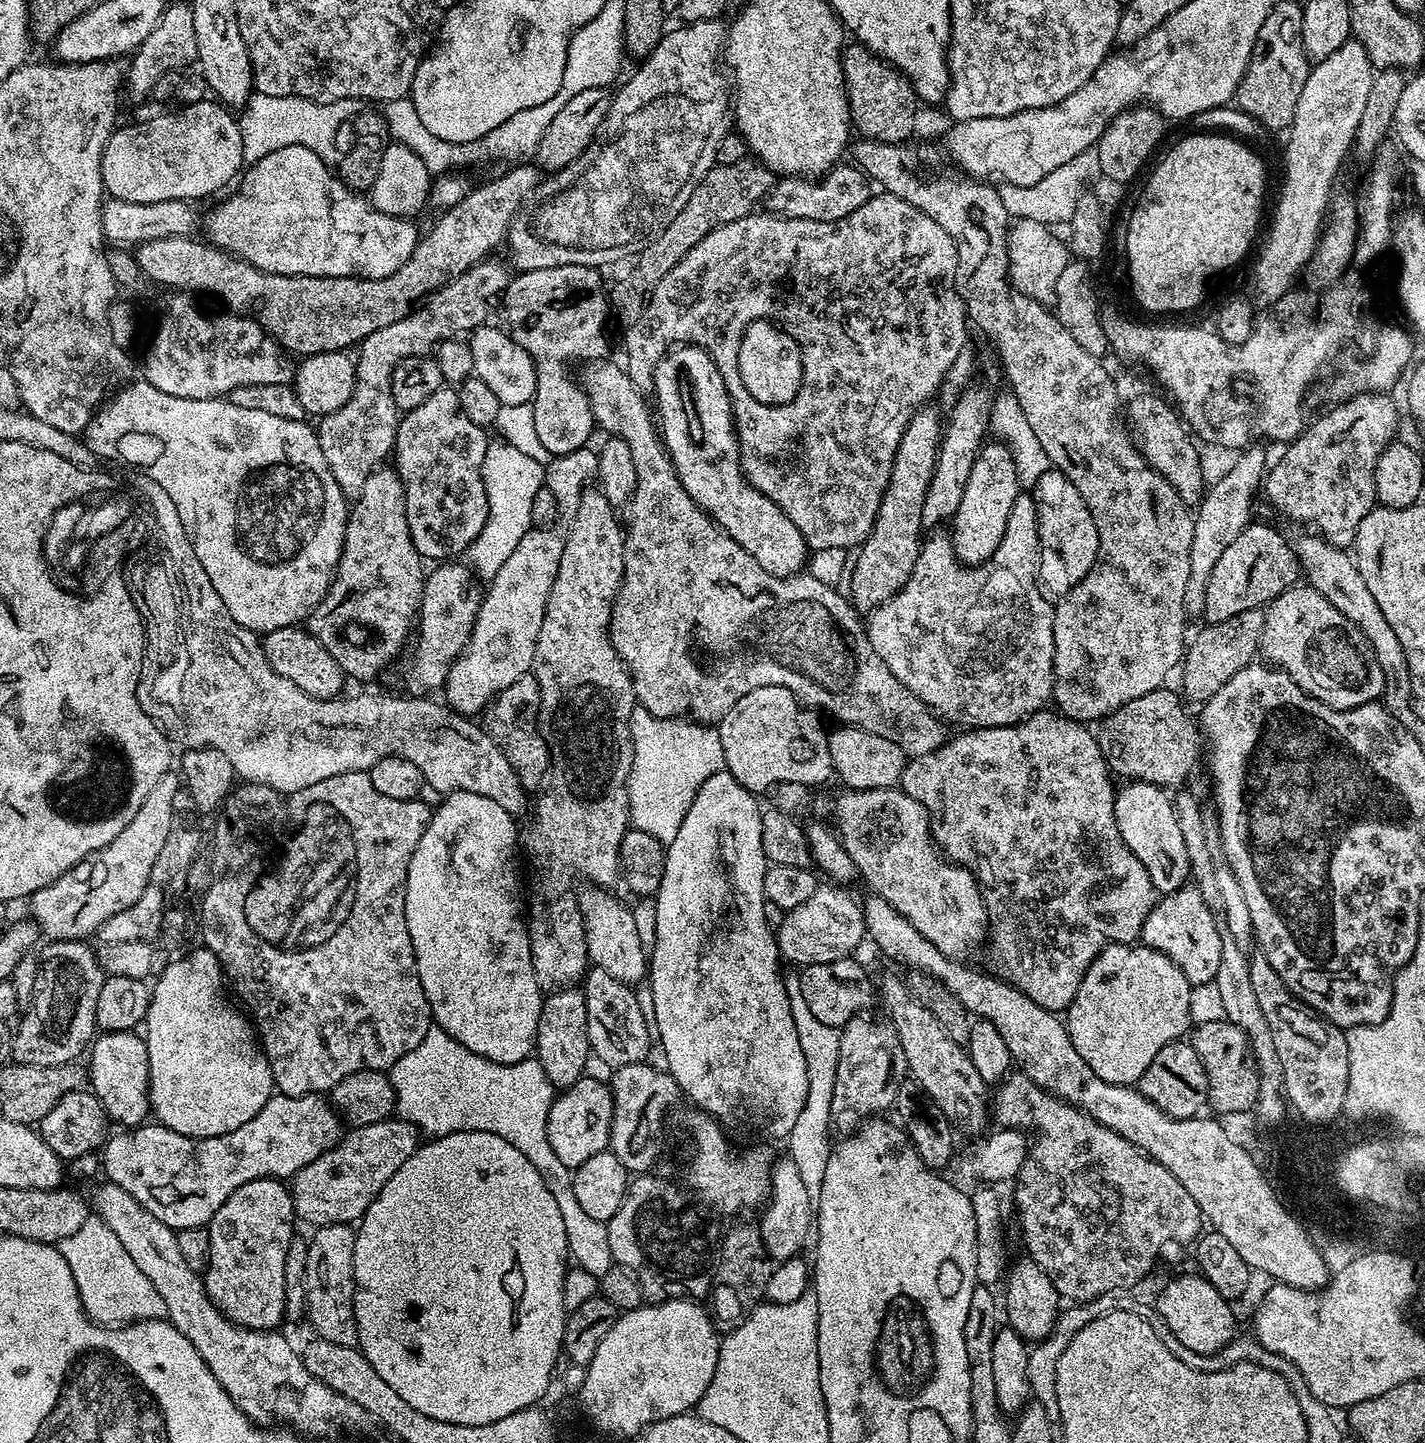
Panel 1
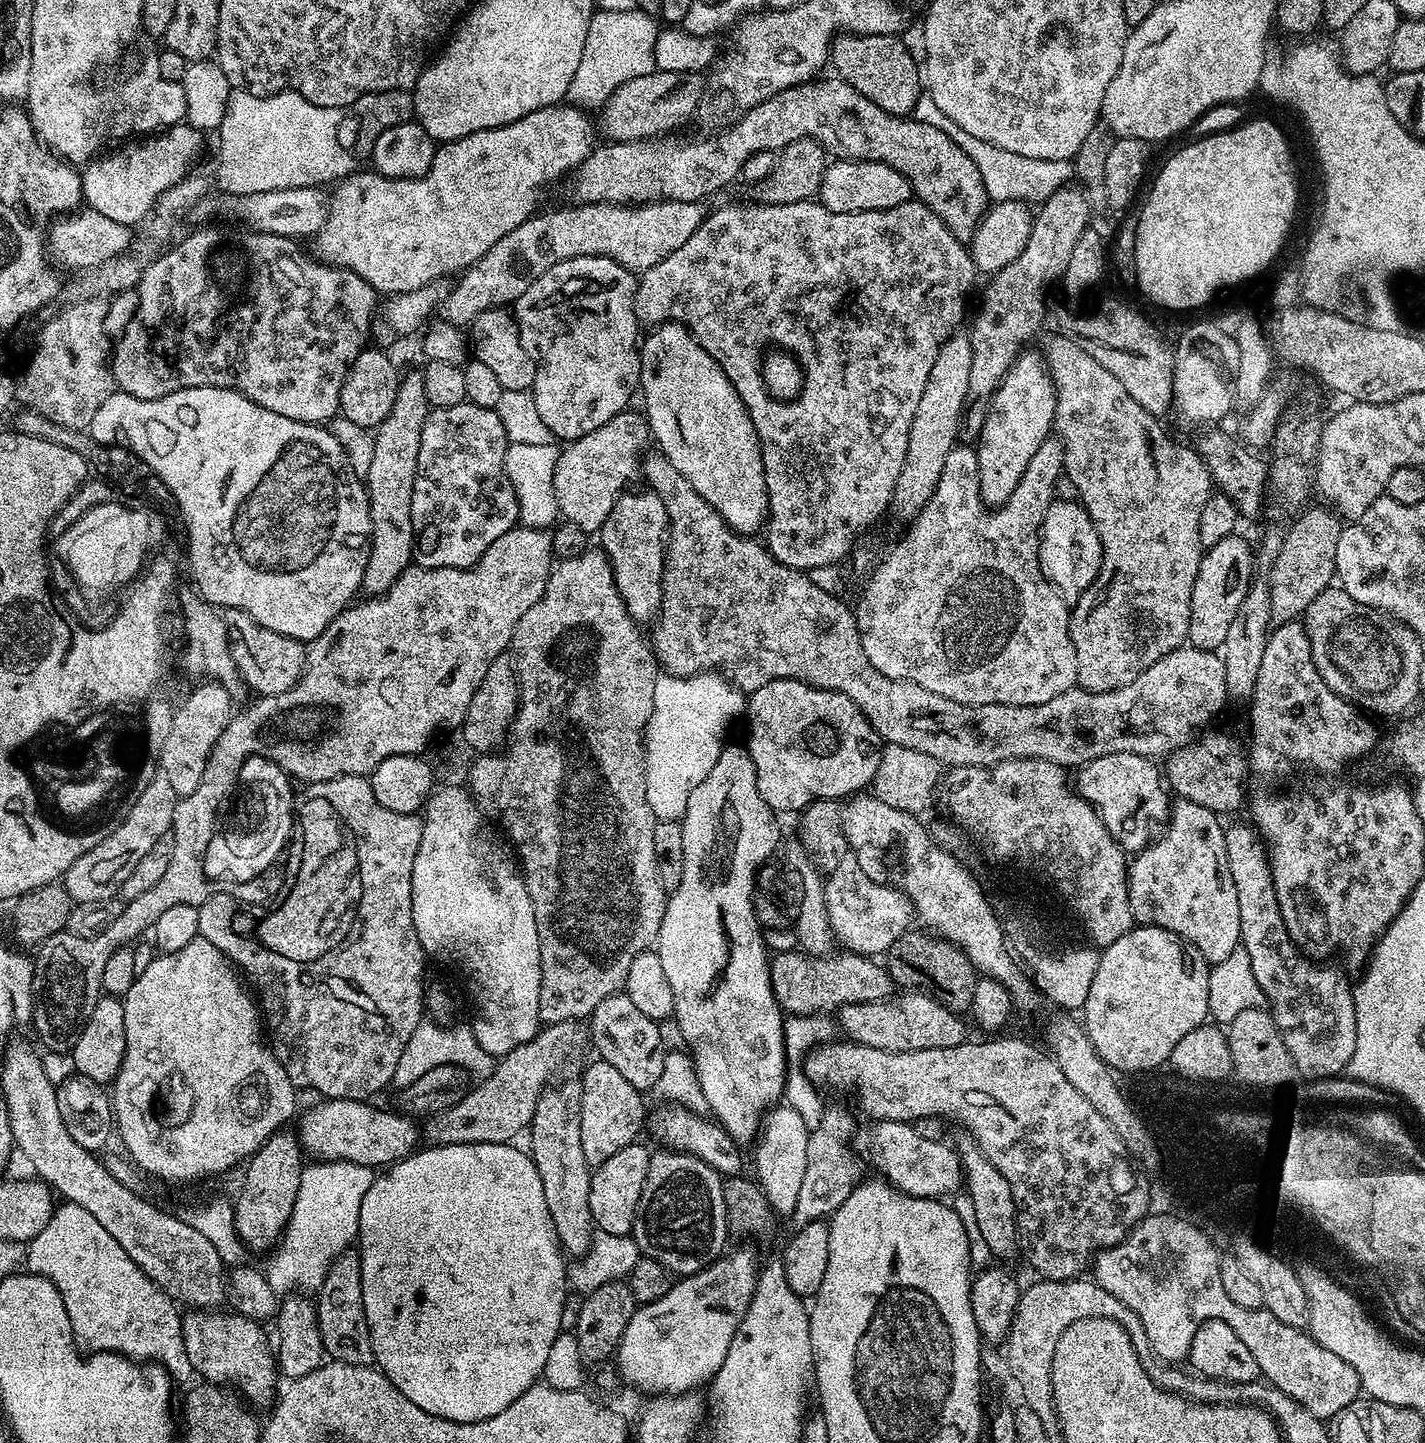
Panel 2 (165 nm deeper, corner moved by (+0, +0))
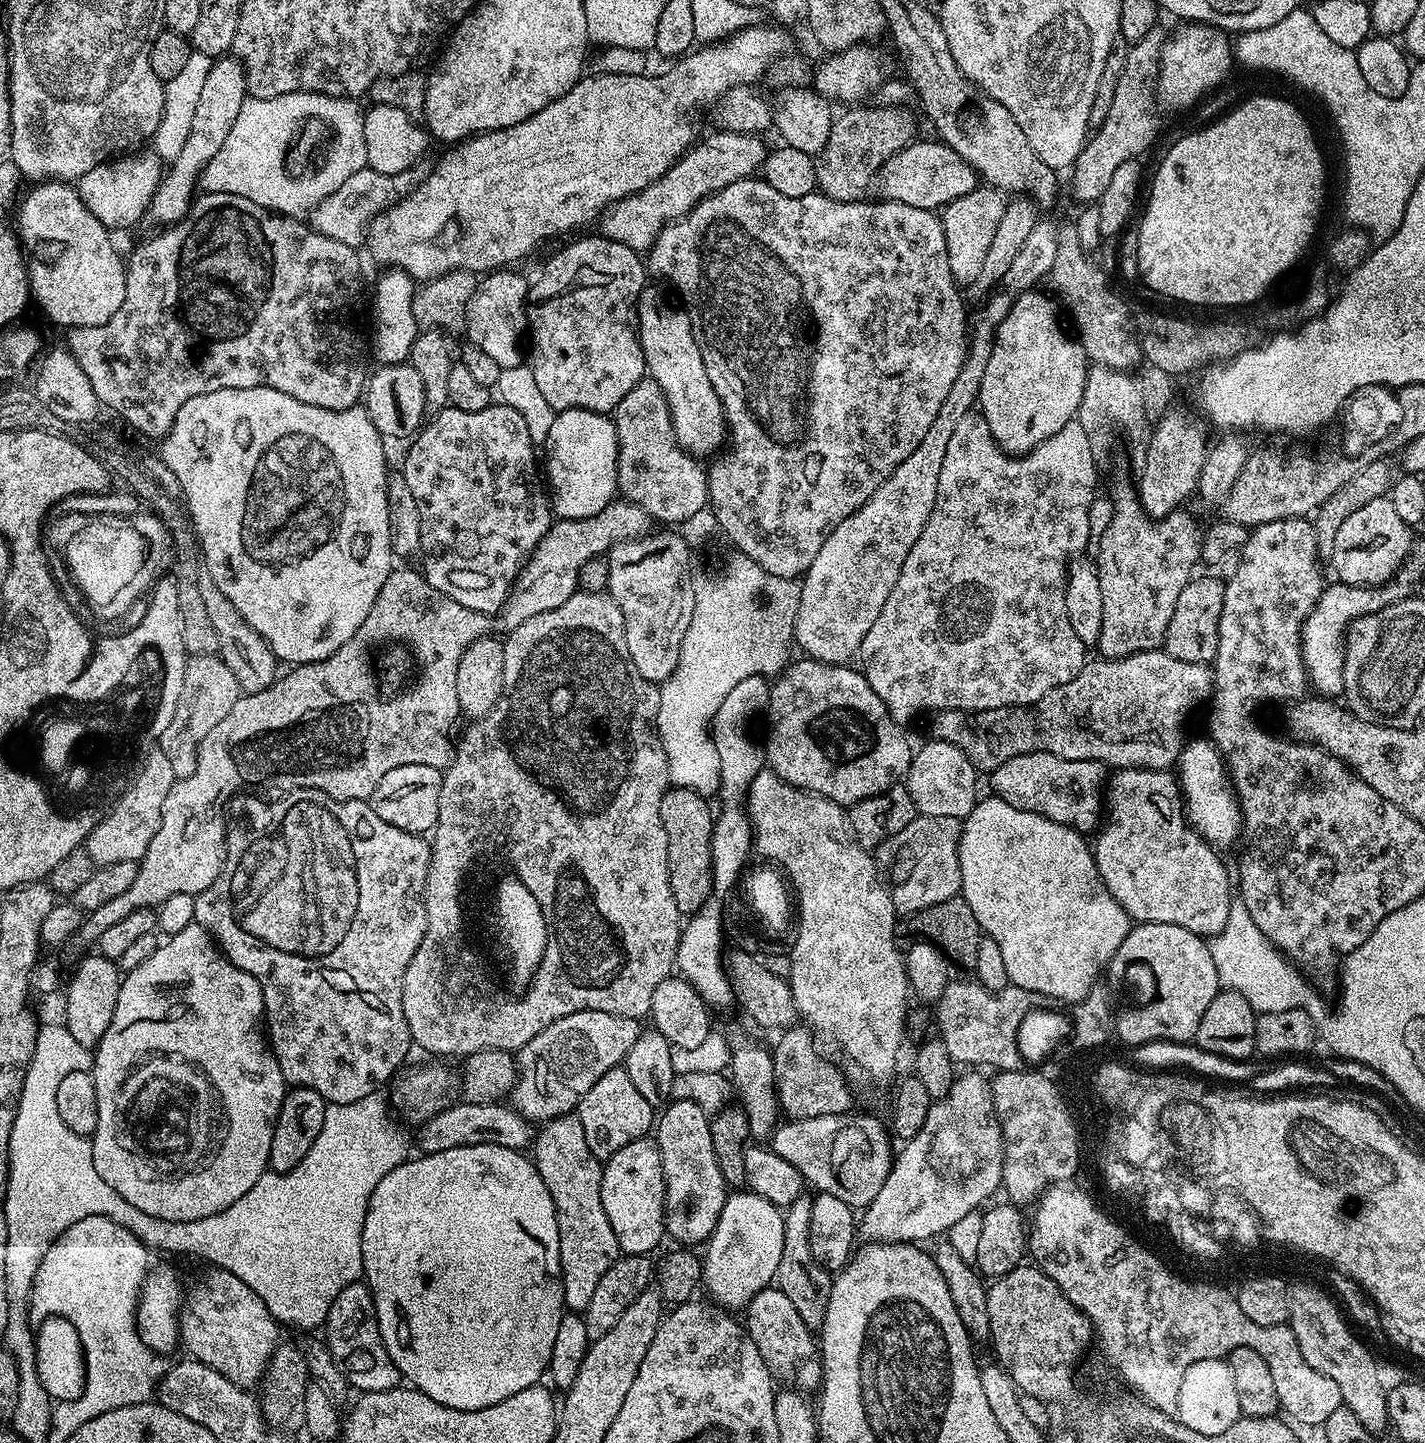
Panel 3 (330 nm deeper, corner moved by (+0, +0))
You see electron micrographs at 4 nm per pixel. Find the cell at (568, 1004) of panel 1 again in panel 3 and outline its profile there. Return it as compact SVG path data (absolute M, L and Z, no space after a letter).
M569 1114L559 1116L553 1120L547 1121L543 1125L544 1128L535 1133L534 1143L530 1148L530 1156L536 1165L538 1174L542 1174L542 1182L546 1182L546 1190L550 1190L550 1198L554 1198L554 1206L556 1207L556 1217L558 1218L558 1246L560 1247L560 1277L564 1283L564 1307L573 1313L583 1313L586 1306L590 1306L590 1297L594 1295L594 1290L601 1280L602 1274L606 1274L606 1270L610 1270L610 1266L614 1266L614 1262L620 1259L622 1253L618 1246L618 1238L614 1238L614 1229L610 1226L610 1218L606 1218L606 1210L602 1210L602 1174L604 1173L601 1161L590 1150L590 1146L586 1146L586 1130L582 1130L582 1122L579 1115Z

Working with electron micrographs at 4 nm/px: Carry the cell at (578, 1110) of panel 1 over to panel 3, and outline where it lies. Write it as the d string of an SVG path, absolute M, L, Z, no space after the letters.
M623 1066L612 1068L582 1098L578 1115L582 1122L582 1130L586 1130L586 1146L603 1162L618 1154L622 1146L635 1140L643 1140L654 1128L654 1106L642 1098L642 1093L630 1082L630 1074Z

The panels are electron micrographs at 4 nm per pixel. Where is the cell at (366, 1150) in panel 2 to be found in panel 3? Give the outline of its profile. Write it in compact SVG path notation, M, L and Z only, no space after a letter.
M457 1102L446 1110L434 1114L427 1124L419 1129L421 1153L454 1150L458 1146L506 1146L517 1150L524 1150L533 1143L533 1125L515 1108L504 1102L491 1104L466 1104Z

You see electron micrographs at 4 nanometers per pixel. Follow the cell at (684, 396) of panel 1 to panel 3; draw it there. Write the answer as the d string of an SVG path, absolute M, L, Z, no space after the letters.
M645 286L640 291L640 297L636 303L636 326L640 333L644 366L647 375L656 380L658 386L664 391L679 444L693 456L705 458L704 456L710 453L713 455L723 447L727 439L727 420L724 416L724 407L721 406L718 394L706 374L706 362L702 358L700 343L692 333L693 317L671 295L669 296L662 289L652 288L652 286Z

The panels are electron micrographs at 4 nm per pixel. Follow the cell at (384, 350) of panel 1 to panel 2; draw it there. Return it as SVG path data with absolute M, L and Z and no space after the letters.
M658 200L647 204L629 206L627 204L577 204L573 203L572 208L556 208L553 212L537 211L522 226L514 226L506 238L498 238L478 262L459 273L460 280L449 291L447 298L440 303L438 309L439 319L448 320L457 326L468 326L478 314L482 314L491 308L502 308L515 305L516 299L526 294L526 286L530 286L546 270L558 266L558 262L566 262L570 258L579 256L605 256L614 262L618 262L629 272L639 274L645 272L650 266L658 266L662 258L674 254L678 246L683 246L702 226L706 215L706 208L703 203L682 202L681 200Z

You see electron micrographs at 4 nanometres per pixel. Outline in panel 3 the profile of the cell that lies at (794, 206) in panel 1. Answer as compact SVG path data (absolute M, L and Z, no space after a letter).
M939 138L932 140L917 139L902 149L881 166L874 181L880 187L884 200L893 200L906 206L918 206L933 210L943 209L944 205L970 194L978 186L976 171L972 169L950 145Z

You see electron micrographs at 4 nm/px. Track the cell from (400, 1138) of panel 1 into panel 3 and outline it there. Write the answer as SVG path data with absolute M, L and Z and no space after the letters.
M582 1010L574 1014L566 1014L566 1018L558 1018L538 1038L530 1038L526 1046L518 1049L518 1075L516 1085L510 1093L511 1107L521 1112L529 1122L547 1122L575 1113L580 1107L582 1098L602 1074L606 1074L612 1068L623 1065L624 1059L630 1054L630 1046L638 1042L642 1024L640 1020L626 1018L618 1014L606 1014L602 1010Z

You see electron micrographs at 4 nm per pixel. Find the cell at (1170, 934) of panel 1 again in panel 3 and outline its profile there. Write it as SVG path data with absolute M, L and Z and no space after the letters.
M1121 768L1111 773L1106 788L1106 823L1094 836L1096 865L1102 882L1124 907L1129 921L1166 922L1182 926L1196 936L1217 936L1226 926L1226 918L1230 918L1234 884L1228 881L1228 868L1220 861L1221 853L1192 827L1177 777L1158 768Z

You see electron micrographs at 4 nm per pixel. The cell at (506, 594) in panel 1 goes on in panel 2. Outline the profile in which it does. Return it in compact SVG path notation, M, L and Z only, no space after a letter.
M632 411L618 413L610 418L610 422L598 426L598 430L590 430L590 434L560 448L558 466L554 466L554 498L558 498L561 510L572 508L571 523L583 532L599 533L614 508L614 502L618 502L629 486L635 485L632 483L636 475L637 478L641 475L642 457L650 444L650 431L647 419L639 411Z

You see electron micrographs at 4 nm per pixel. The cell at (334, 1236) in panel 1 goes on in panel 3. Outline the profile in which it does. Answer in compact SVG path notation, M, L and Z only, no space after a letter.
M357 1282L346 1286L328 1311L328 1319L322 1325L322 1333L328 1339L328 1352L332 1360L344 1371L344 1376L360 1388L361 1393L381 1392L397 1387L402 1377L398 1366L390 1358L386 1346L382 1342L382 1334L378 1330L378 1318L372 1292L367 1283Z

